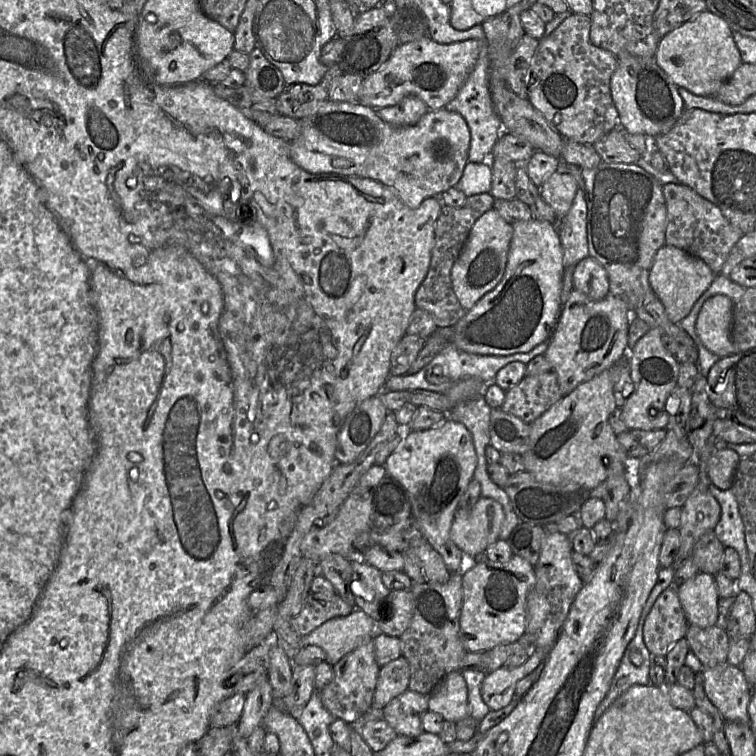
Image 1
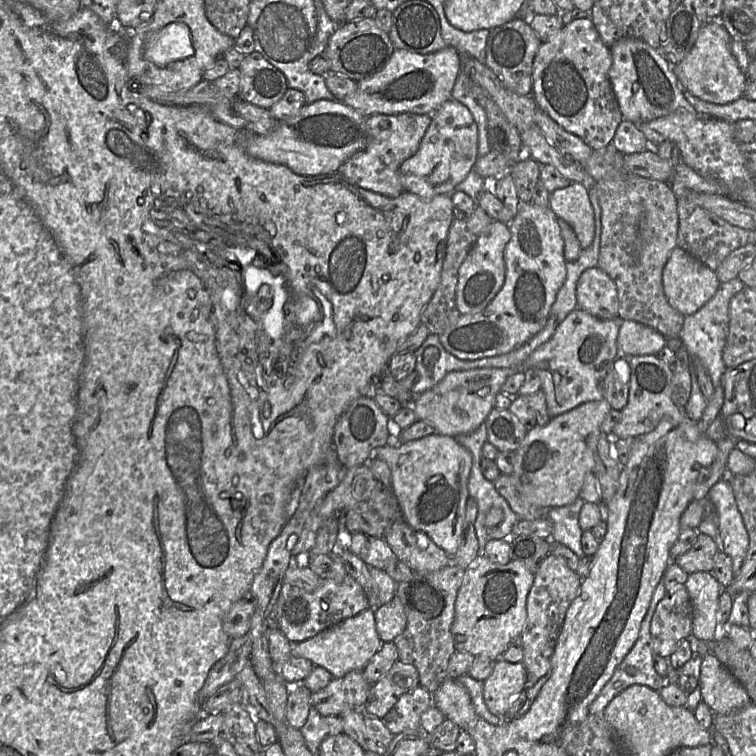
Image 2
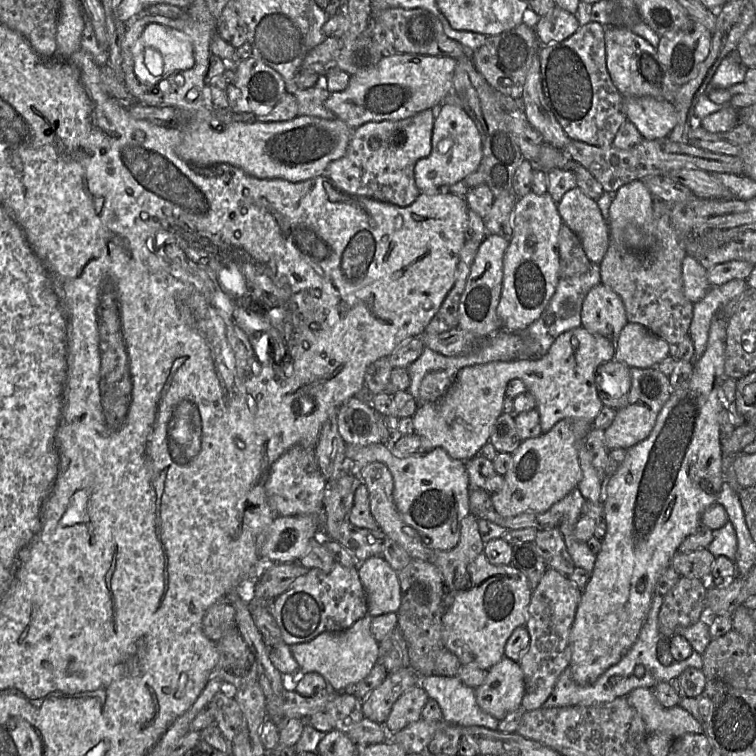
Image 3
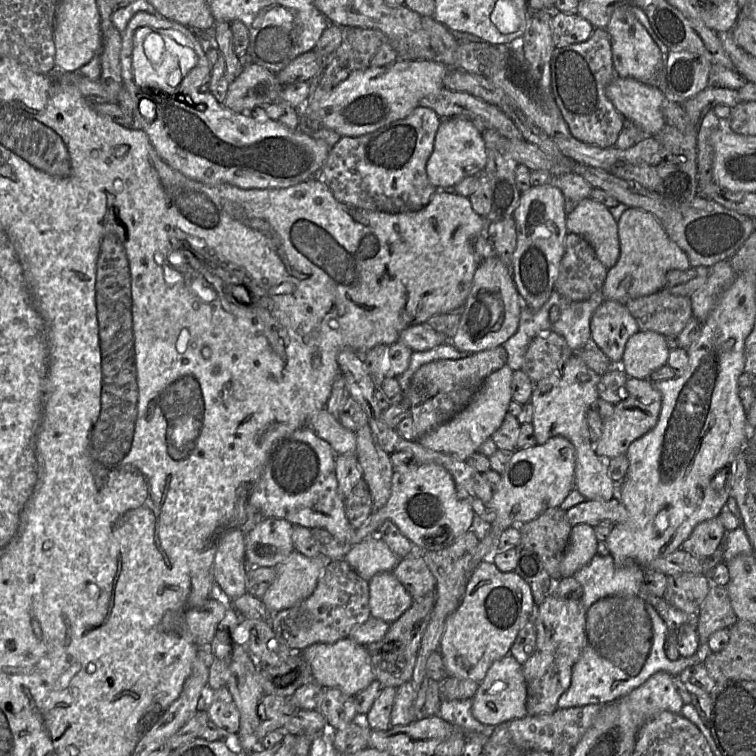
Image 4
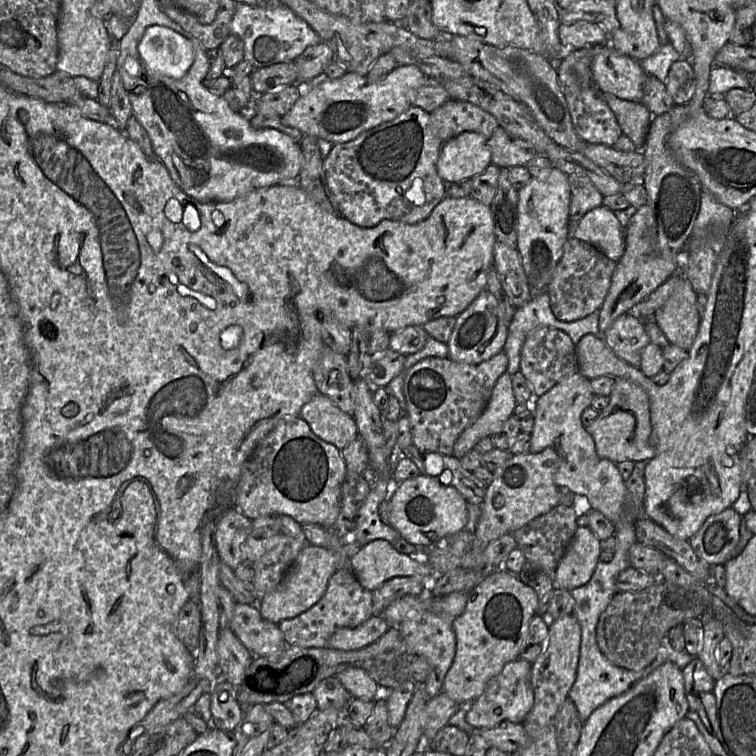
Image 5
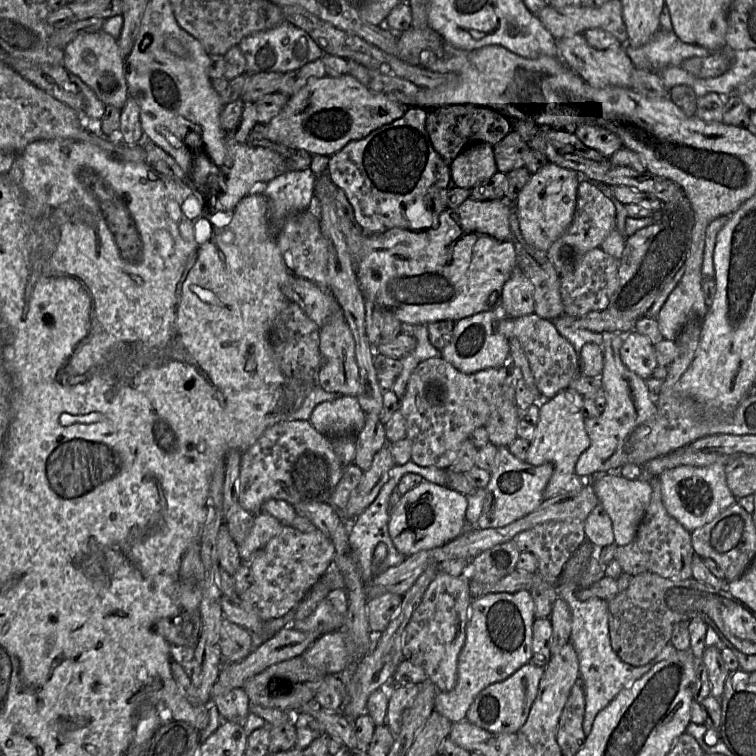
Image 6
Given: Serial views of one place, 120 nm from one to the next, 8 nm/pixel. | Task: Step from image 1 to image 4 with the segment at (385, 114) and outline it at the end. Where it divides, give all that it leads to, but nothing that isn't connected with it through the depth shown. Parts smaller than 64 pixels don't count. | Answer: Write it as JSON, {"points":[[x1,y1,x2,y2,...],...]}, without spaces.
{"points":[[418,106,407,117,396,120,373,132,357,136,341,136,330,150,328,158,317,176,320,176,339,202,370,211,402,213,418,211,431,200,437,188,431,184,426,164,435,144,442,118,431,108]]}

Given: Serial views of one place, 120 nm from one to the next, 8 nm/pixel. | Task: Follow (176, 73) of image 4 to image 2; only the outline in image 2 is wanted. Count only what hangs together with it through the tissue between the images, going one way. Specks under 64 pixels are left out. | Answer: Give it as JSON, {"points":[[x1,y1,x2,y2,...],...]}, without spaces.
{"points":[[172,23,154,33,144,49,144,57,159,67,183,60,194,54,191,33,182,23]]}

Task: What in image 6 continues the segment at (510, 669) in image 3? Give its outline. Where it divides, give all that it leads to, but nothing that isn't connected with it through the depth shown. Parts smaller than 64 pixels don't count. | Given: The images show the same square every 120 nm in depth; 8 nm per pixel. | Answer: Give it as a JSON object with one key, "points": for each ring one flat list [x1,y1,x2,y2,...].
{"points":[[527,663,507,679,487,686,472,702,466,721,492,733,517,733,528,718,543,673,543,667]]}

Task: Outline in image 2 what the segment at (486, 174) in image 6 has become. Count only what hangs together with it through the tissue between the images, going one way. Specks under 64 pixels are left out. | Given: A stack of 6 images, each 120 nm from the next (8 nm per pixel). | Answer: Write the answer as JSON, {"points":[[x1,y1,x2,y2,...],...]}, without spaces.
{"points":[[450,98,449,100,444,102,438,108,437,111,435,111,432,114,432,121,426,131,423,139,421,140,418,151,413,156,411,156,407,160,405,160,402,163,402,165,400,166,400,168,399,168,400,182,403,186,404,191,410,192,412,194,416,194,417,196,419,196,422,199,431,199,434,196,440,195,440,194,451,194,453,191,455,191,455,186,459,183,461,183,466,178,468,173,473,169,478,158,479,158,479,155,478,155,478,128,477,128,477,124,474,120,474,117,473,117,472,113,470,112,470,110,466,106,464,106,462,103]]}

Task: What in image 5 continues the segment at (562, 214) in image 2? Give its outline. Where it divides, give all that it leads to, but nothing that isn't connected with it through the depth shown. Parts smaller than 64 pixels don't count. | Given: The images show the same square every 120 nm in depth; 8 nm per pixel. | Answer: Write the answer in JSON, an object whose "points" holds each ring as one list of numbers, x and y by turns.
{"points":[[603,205,582,217,572,237,593,245,615,263,624,254,624,229,614,212]]}

